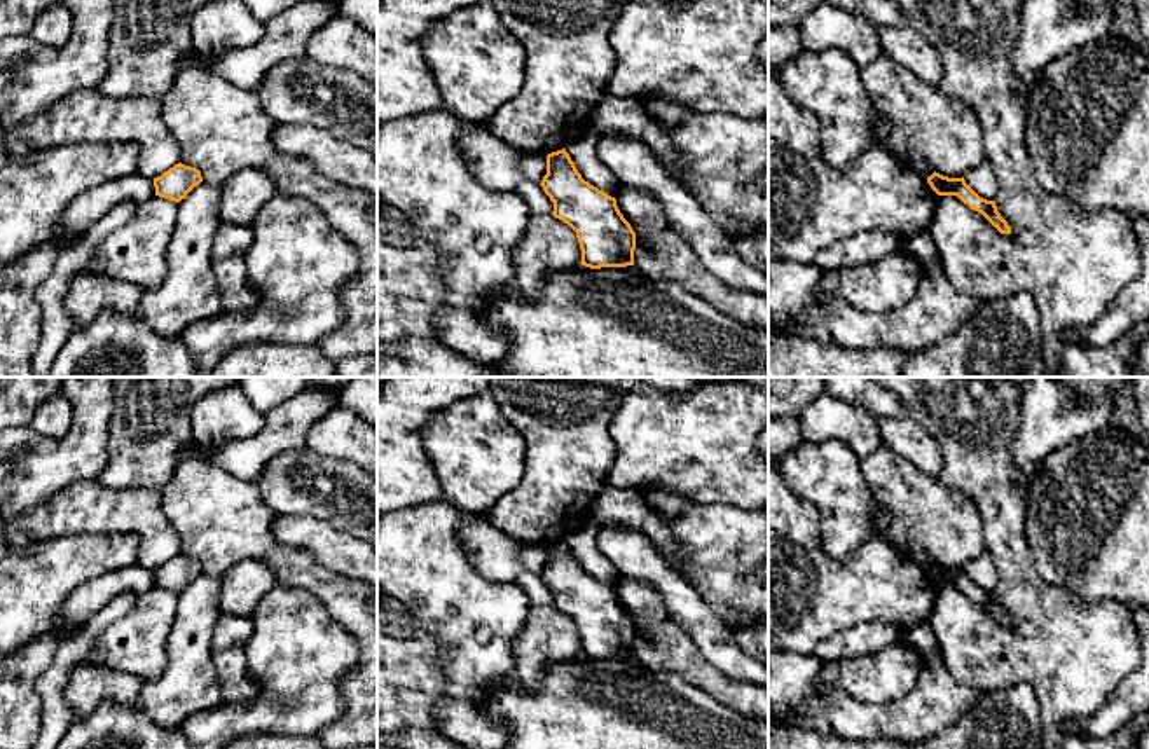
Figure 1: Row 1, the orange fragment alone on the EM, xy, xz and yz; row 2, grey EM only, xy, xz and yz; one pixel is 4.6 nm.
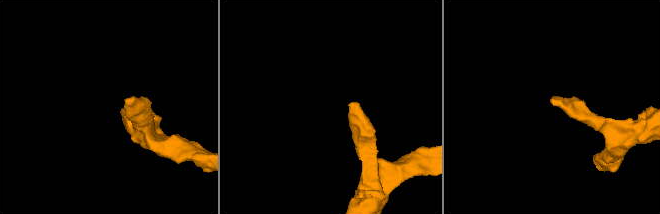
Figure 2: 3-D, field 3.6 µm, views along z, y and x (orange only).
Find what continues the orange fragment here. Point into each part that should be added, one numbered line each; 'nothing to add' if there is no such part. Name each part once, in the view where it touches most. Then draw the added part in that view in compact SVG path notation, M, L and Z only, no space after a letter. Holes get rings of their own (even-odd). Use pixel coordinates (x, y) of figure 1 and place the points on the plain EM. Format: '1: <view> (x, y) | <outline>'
nothing to add

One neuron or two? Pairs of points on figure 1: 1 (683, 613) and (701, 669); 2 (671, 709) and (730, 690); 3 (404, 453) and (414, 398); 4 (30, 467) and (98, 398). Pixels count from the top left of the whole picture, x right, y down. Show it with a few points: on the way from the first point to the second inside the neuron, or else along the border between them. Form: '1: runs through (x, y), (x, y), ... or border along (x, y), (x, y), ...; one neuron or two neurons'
1: border along (667, 618), (690, 638), (716, 669); two neurons
2: border along (676, 673), (748, 714); two neurons
3: runs through (402, 439), (402, 412); one neuron
4: runs through (51, 463), (89, 425), (89, 419); one neuron

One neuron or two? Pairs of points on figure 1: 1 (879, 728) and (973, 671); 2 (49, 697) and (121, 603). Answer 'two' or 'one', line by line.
1: two
2: one

